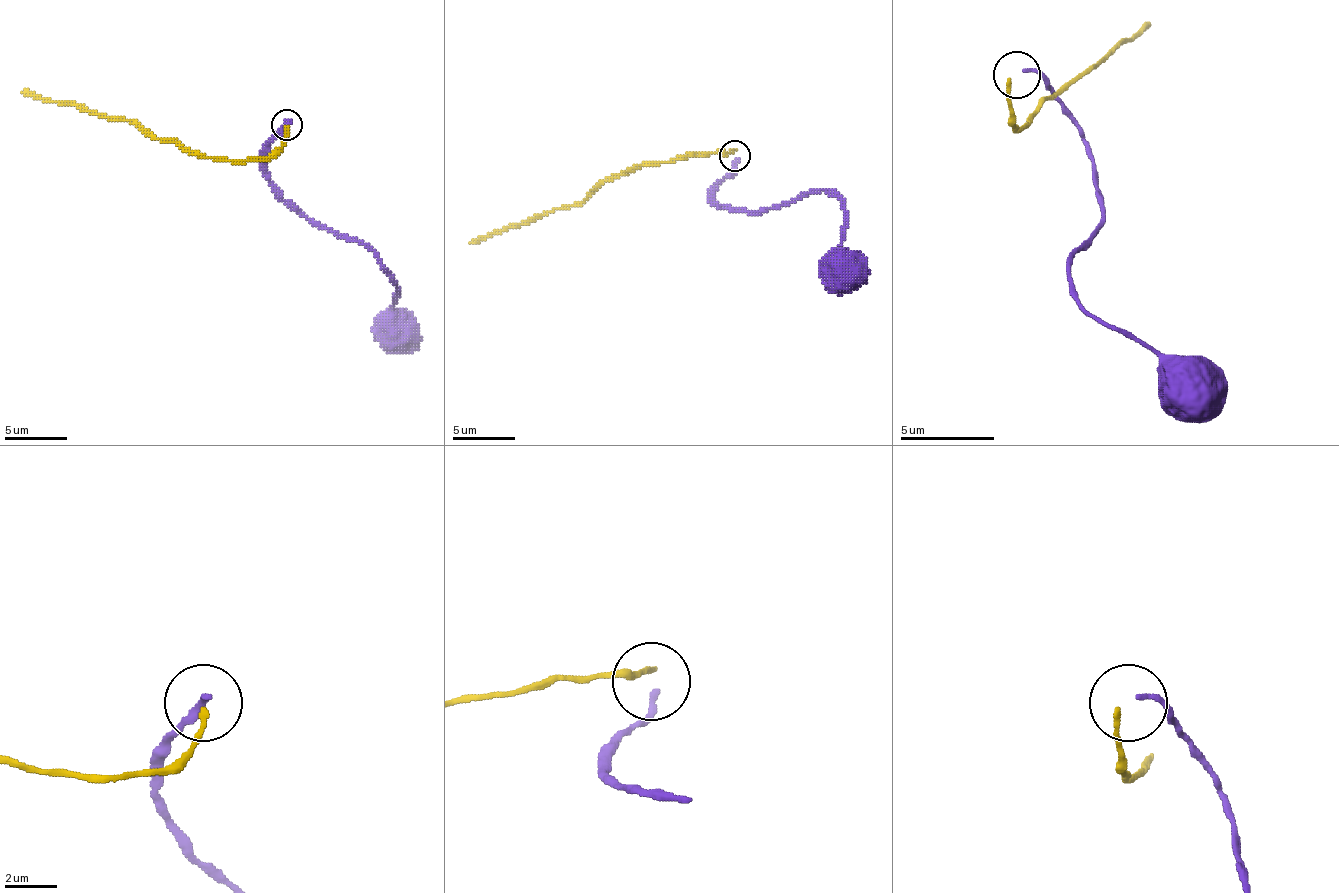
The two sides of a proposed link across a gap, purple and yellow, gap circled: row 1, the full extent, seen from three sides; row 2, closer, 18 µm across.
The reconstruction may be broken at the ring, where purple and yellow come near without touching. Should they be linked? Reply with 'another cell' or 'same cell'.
same cell

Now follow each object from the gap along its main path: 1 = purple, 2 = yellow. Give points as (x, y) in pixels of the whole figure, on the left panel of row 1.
1: (288, 123), (269, 145), (272, 188), (365, 244), (396, 284), (393, 318), (381, 331), (387, 343), (393, 337)
2: (285, 126), (282, 145), (266, 157), (201, 157), (158, 139), (133, 120), (114, 120), (21, 92)

